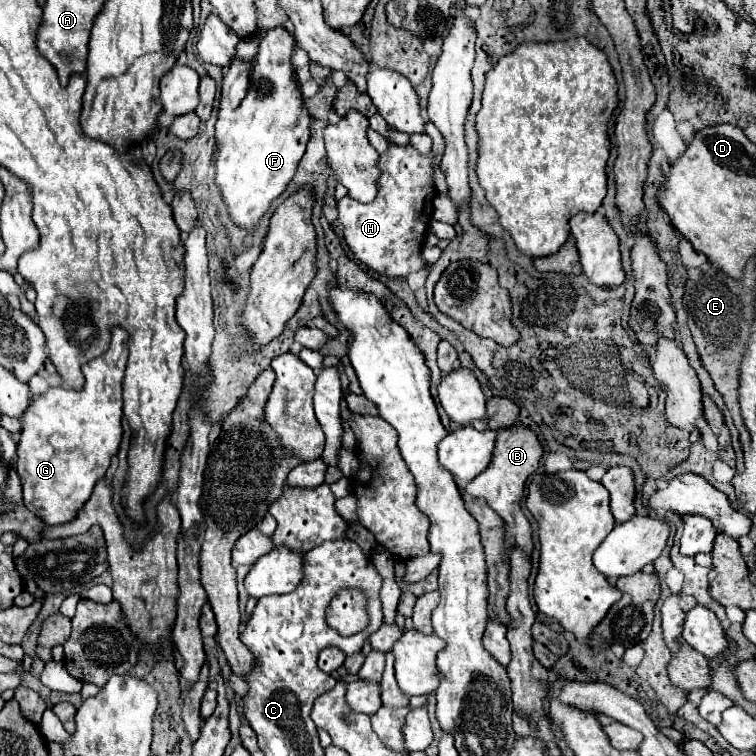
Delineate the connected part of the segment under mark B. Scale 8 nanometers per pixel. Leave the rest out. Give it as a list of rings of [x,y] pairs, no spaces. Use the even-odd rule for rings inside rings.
[[[517,422],[517,424],[497,432],[497,446],[495,446],[495,454],[493,454],[489,468],[465,486],[465,490],[471,496],[485,498],[487,504],[505,520],[505,542],[509,546],[509,550],[513,546],[519,546],[527,554],[531,554],[531,550],[533,550],[531,524],[529,524],[527,516],[521,512],[521,500],[525,496],[525,482],[539,468],[541,456],[543,456],[543,446],[541,446],[537,434],[529,426],[523,426]]]

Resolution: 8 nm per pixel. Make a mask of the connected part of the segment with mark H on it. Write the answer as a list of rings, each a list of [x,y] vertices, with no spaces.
[[[389,144],[389,150],[381,154],[379,158],[381,168],[381,180],[379,180],[379,192],[377,198],[369,204],[361,204],[357,200],[351,200],[345,196],[339,200],[339,220],[345,226],[345,242],[353,250],[355,258],[373,268],[379,274],[385,276],[409,276],[411,272],[419,272],[423,262],[423,240],[429,232],[429,222],[433,214],[433,198],[435,198],[435,184],[433,184],[433,172],[431,172],[431,152],[421,156],[411,144],[407,146],[395,146]]]

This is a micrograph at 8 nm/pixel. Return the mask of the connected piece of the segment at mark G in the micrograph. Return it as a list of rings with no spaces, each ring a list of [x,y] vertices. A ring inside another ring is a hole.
[[[115,328],[111,348],[103,356],[83,366],[85,388],[81,392],[69,388],[51,388],[47,394],[39,396],[25,410],[21,418],[23,430],[21,430],[21,440],[17,444],[17,474],[23,486],[23,502],[47,526],[71,522],[79,514],[83,502],[87,502],[87,498],[91,496],[95,482],[99,482],[99,478],[105,478],[111,458],[119,450],[123,435],[121,384],[123,384],[127,354],[129,354],[127,332],[123,328]]]

